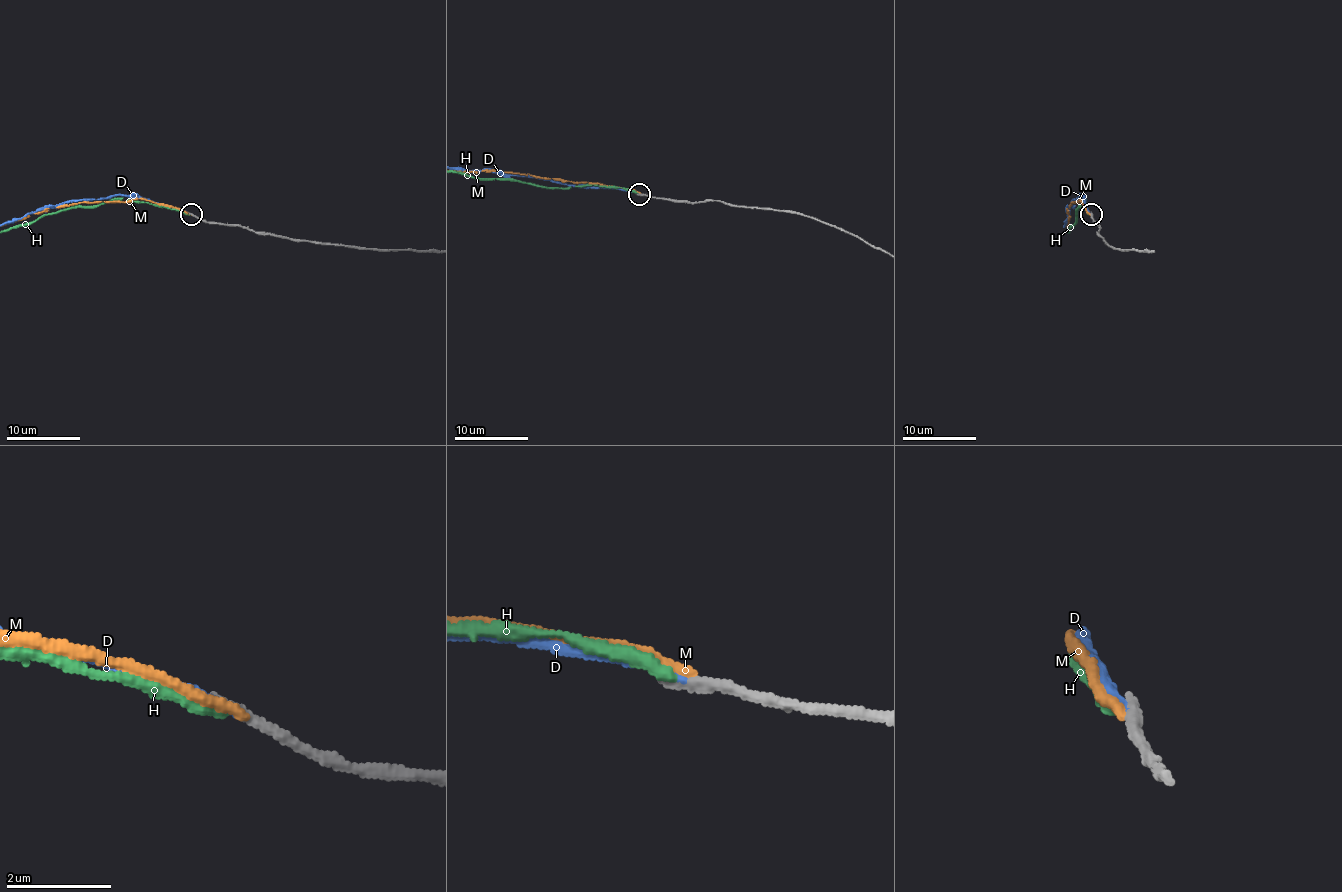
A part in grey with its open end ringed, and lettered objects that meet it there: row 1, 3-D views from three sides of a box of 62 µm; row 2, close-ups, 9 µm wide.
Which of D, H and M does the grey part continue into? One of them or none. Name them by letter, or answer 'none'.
D

